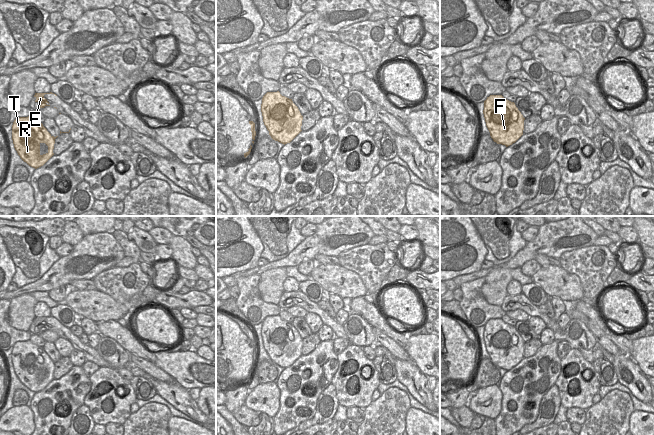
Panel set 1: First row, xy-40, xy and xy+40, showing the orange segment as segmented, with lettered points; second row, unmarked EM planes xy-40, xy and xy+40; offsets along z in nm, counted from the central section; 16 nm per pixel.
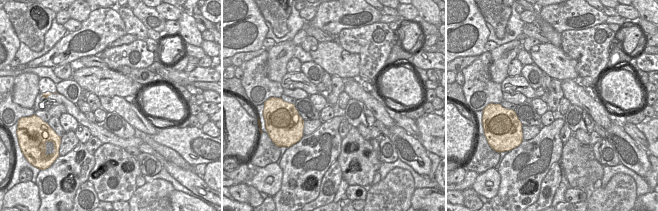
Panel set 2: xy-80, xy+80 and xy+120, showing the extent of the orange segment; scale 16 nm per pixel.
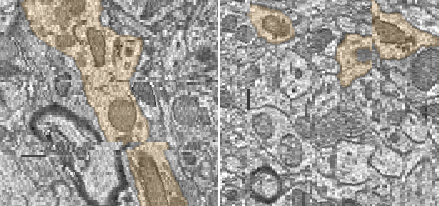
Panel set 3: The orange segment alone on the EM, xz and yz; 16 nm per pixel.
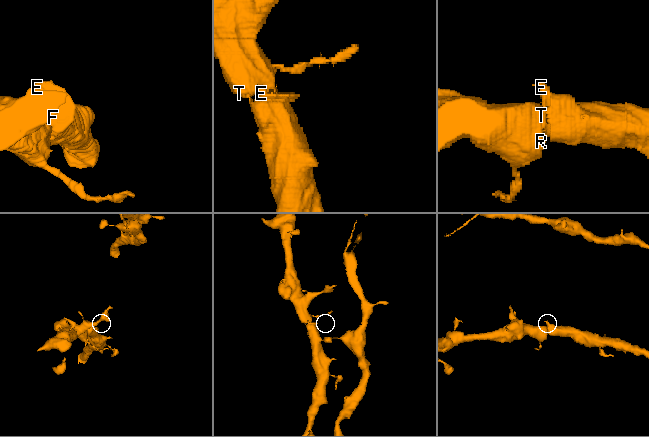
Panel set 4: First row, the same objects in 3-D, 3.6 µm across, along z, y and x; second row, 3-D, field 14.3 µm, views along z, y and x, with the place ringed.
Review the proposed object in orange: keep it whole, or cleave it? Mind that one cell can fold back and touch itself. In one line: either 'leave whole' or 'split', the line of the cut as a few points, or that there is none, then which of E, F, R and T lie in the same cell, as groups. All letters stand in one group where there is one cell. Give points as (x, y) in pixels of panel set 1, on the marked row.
leave whole | no cut | E F R T

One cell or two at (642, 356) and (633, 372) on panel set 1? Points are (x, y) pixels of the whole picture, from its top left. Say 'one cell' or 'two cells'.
two cells

